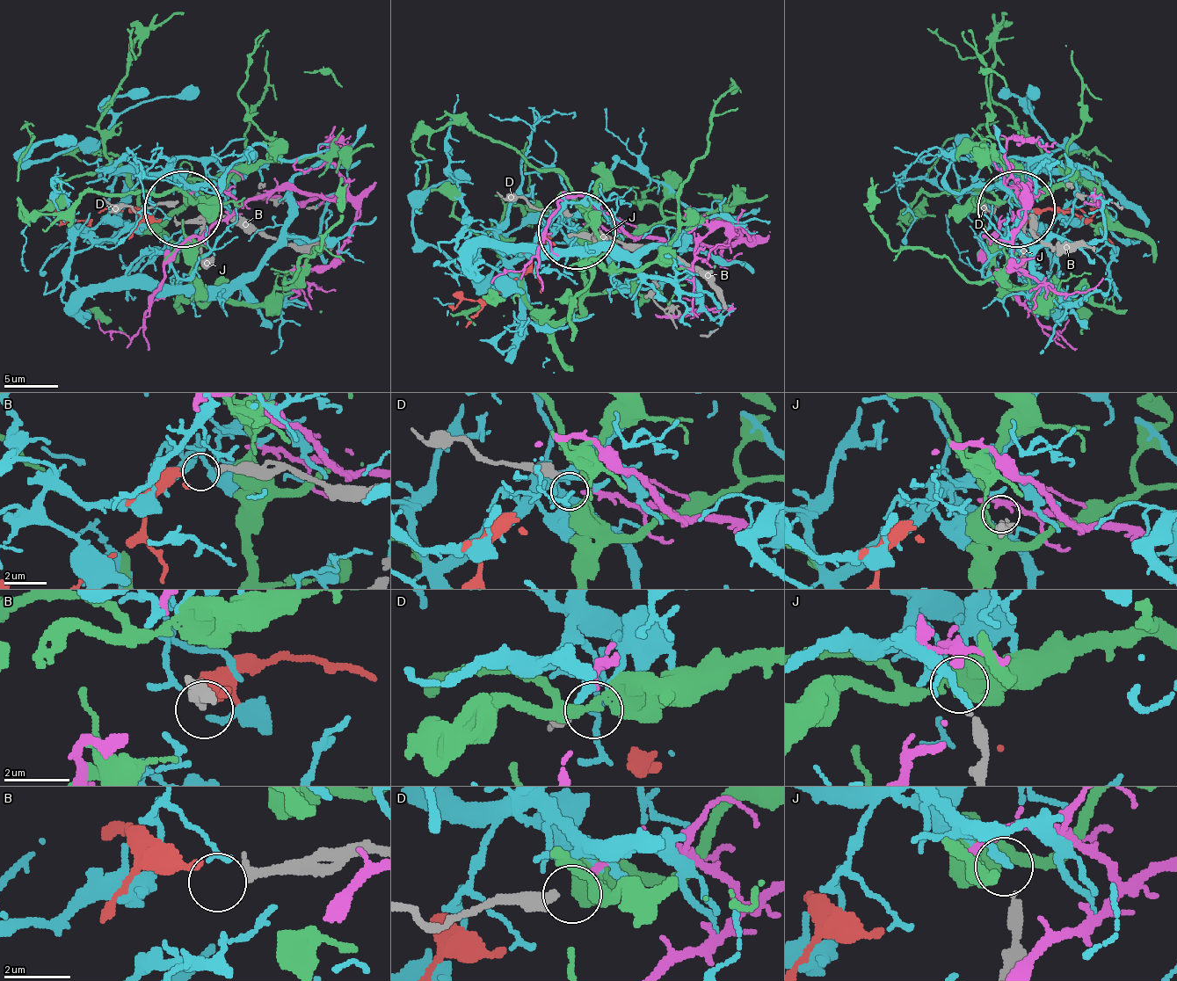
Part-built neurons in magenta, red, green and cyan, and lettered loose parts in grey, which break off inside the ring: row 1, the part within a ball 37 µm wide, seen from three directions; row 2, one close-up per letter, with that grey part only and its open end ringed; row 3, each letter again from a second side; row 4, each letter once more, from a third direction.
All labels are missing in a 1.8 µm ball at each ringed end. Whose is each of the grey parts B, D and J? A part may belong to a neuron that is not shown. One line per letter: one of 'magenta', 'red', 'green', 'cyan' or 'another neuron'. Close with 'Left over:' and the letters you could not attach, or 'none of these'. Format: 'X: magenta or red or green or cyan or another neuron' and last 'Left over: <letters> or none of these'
B: red
D: magenta
J: another neuron
Left over: J

